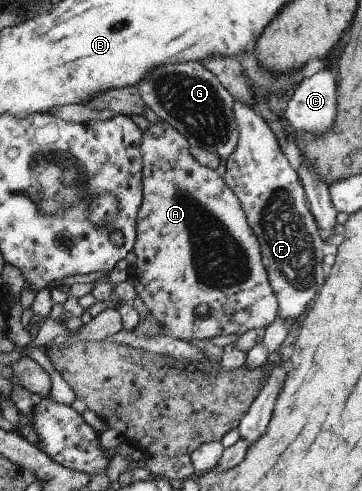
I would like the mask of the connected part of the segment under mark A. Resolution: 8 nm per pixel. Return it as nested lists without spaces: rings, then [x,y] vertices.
[[[164,121],[141,132],[141,205],[135,218],[136,261],[132,288],[144,302],[147,312],[160,322],[160,334],[183,341],[211,339],[260,330],[276,318],[278,305],[261,263],[256,236],[246,222],[236,195],[214,170],[201,166],[188,153],[189,144],[182,134]]]

